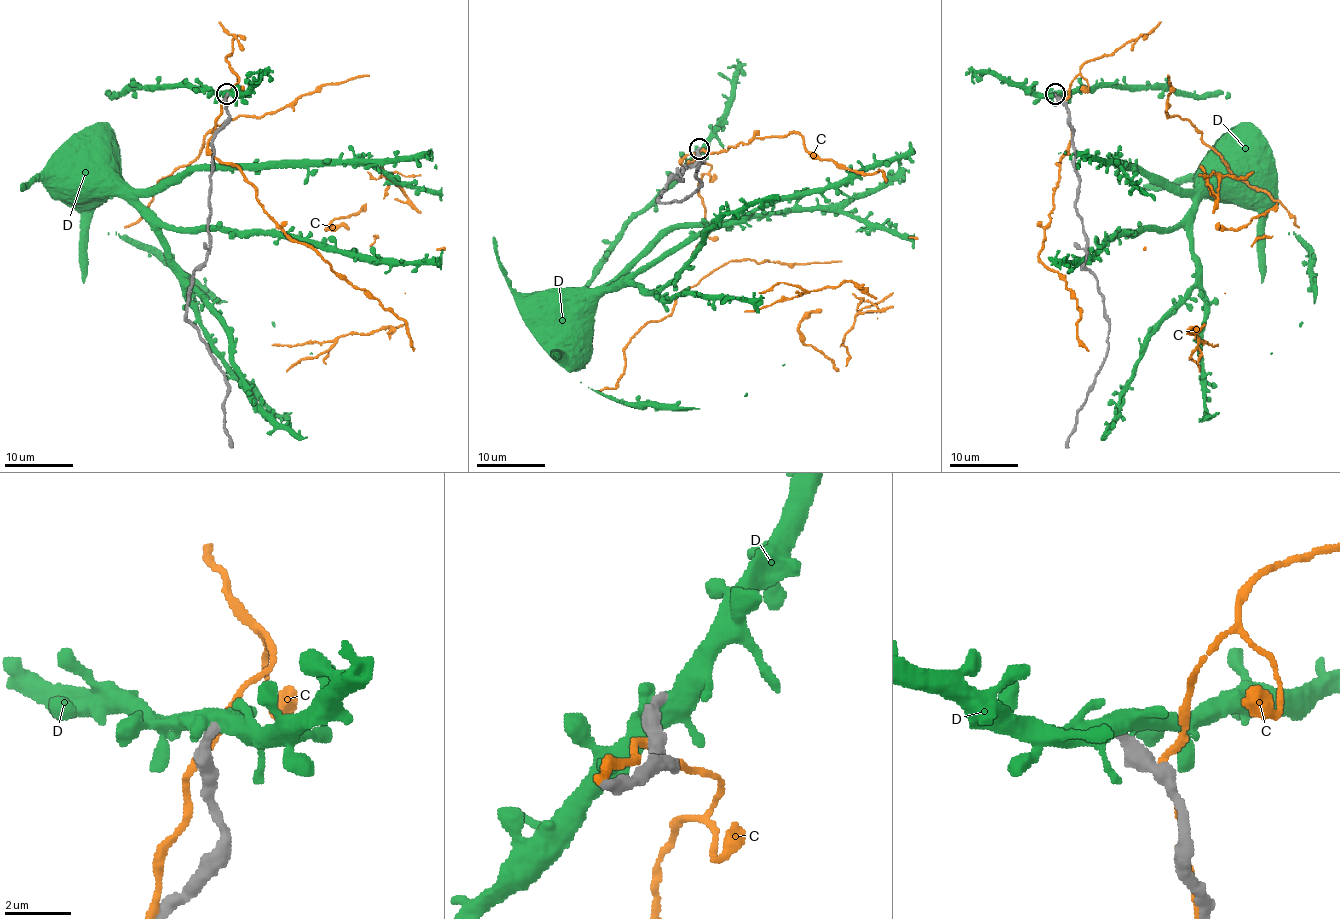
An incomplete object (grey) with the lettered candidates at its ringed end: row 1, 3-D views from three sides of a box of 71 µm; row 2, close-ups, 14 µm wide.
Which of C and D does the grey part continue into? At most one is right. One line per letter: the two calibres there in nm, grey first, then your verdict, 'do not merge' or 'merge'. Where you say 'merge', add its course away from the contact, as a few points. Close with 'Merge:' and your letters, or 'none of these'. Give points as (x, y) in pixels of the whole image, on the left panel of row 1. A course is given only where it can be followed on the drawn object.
C: 420/200 nm | do not merge
D: 440/550 nm | do not merge
Merge: none of these

